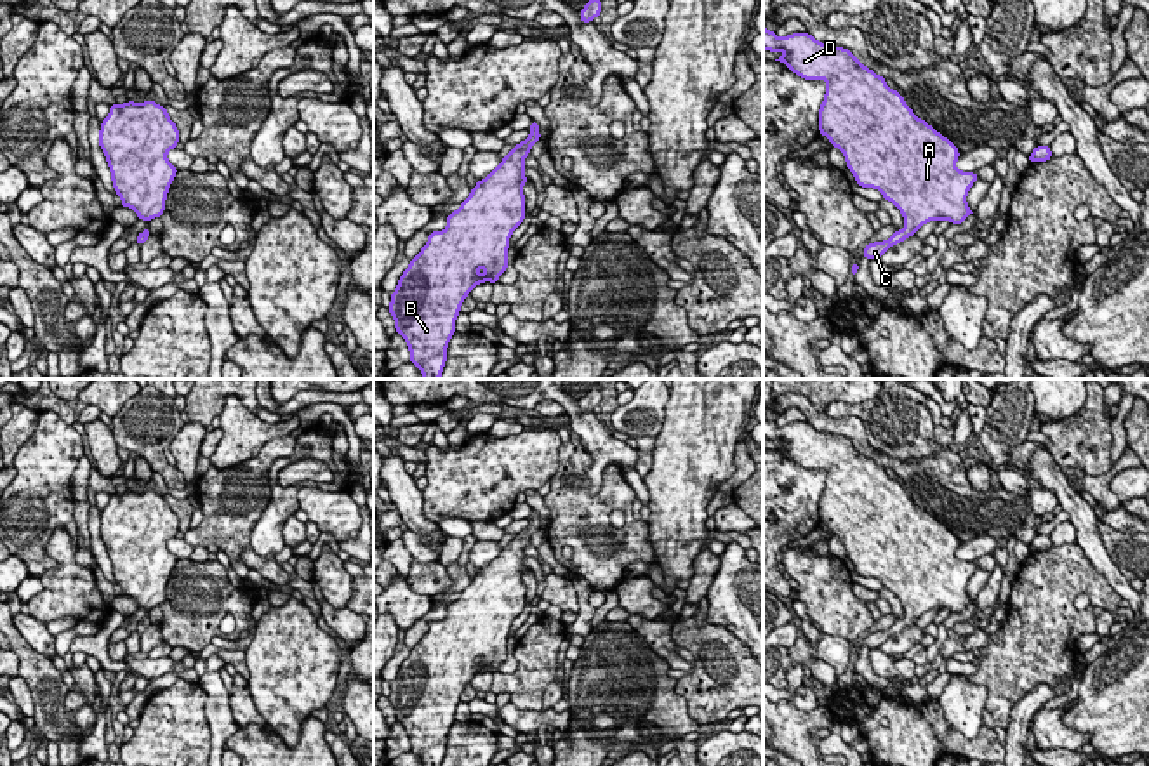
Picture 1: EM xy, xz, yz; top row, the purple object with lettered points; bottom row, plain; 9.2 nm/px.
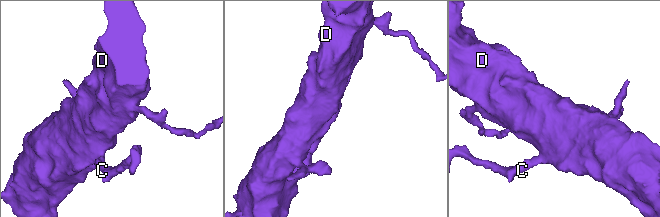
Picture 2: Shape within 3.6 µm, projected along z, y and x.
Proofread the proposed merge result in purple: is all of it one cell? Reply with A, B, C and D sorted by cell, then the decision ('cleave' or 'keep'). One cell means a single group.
groups A B C D; keep

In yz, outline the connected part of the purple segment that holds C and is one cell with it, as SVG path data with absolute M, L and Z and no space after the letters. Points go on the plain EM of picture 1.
M763 415L763 440L786 440L787 443L775 450L784 452L805 469L827 473L819 499L820 523L843 542L855 572L878 579L904 606L904 619L897 619L885 631L867 632L862 646L880 648L890 636L916 624L925 612L947 608L951 613L961 613L973 603L966 593L966 584L979 565L956 558L958 537L918 507L899 480L892 480L883 466L864 455L848 438L817 431L808 422L779 427L775 420Z

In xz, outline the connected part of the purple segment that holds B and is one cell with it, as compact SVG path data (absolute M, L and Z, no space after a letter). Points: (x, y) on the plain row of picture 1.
M532 509L530 523L516 533L502 551L476 575L455 601L447 606L443 620L428 624L428 632L410 650L410 655L398 669L389 685L389 702L395 707L395 719L405 728L410 738L410 752L421 758L422 768L440 768L447 735L455 723L455 709L461 693L478 672L497 672L508 659L508 638L511 622L525 610L523 549L530 537L541 528L539 513Z

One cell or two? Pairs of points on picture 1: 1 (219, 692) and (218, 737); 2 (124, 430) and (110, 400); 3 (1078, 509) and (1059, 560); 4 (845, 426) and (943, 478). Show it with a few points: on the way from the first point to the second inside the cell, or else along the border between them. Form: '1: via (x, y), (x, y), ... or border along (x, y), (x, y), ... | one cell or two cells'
1: via (219, 702), (219, 727) | one cell
2: border along (134, 397), (112, 417) | two cells
3: border along (1075, 541), (1099, 574) | two cells
4: via (870, 450), (906, 471), (918, 471) | one cell

